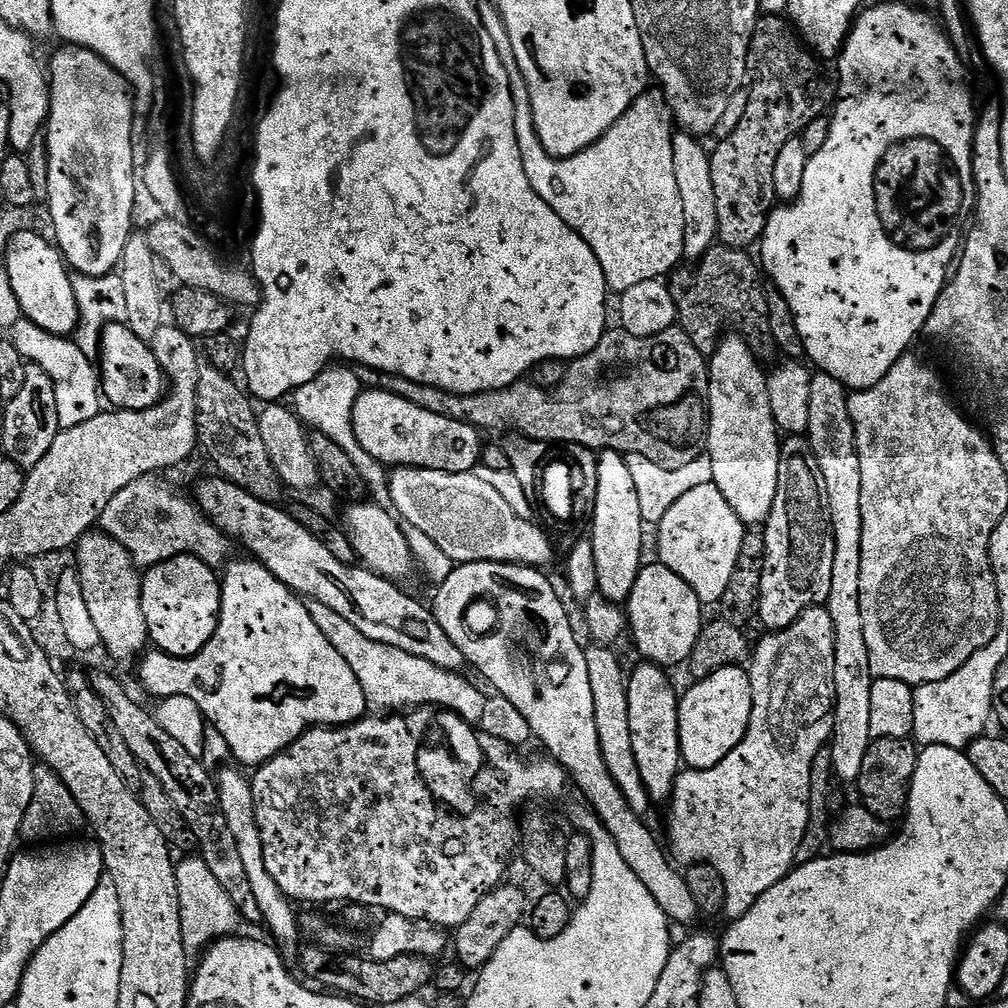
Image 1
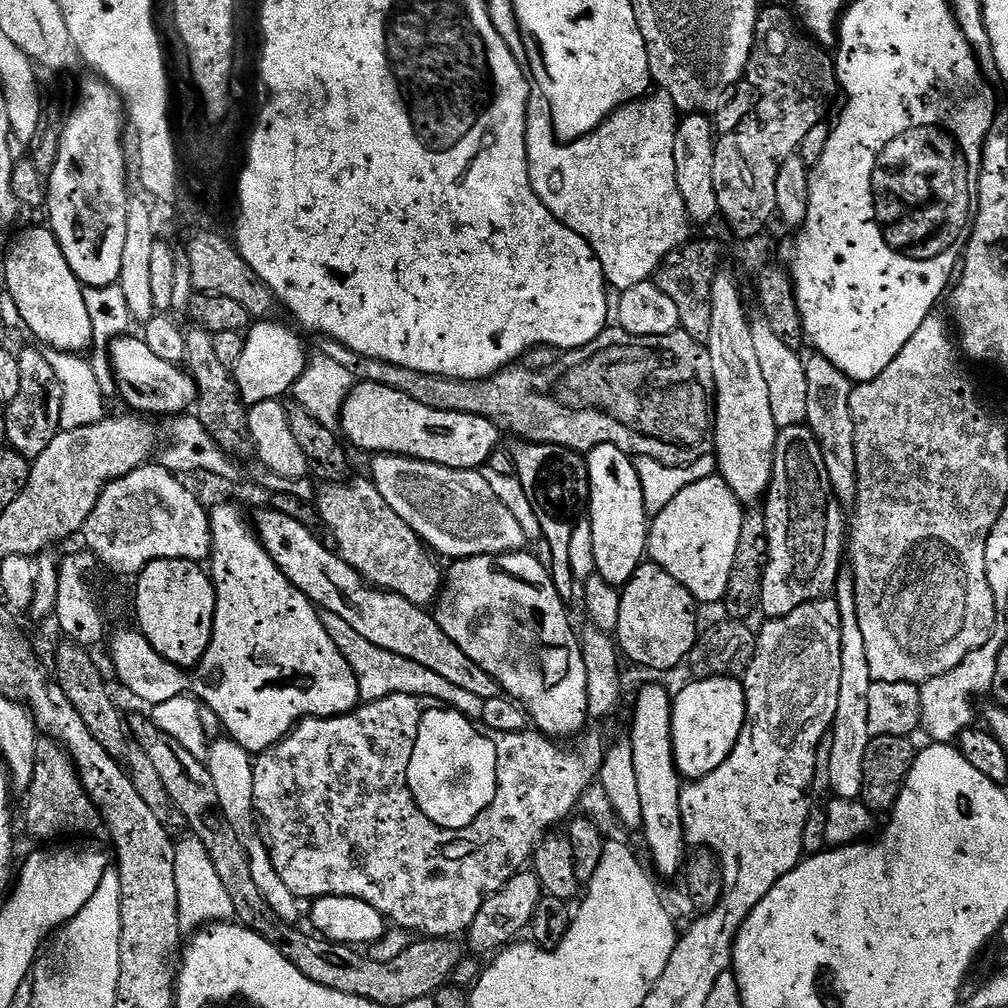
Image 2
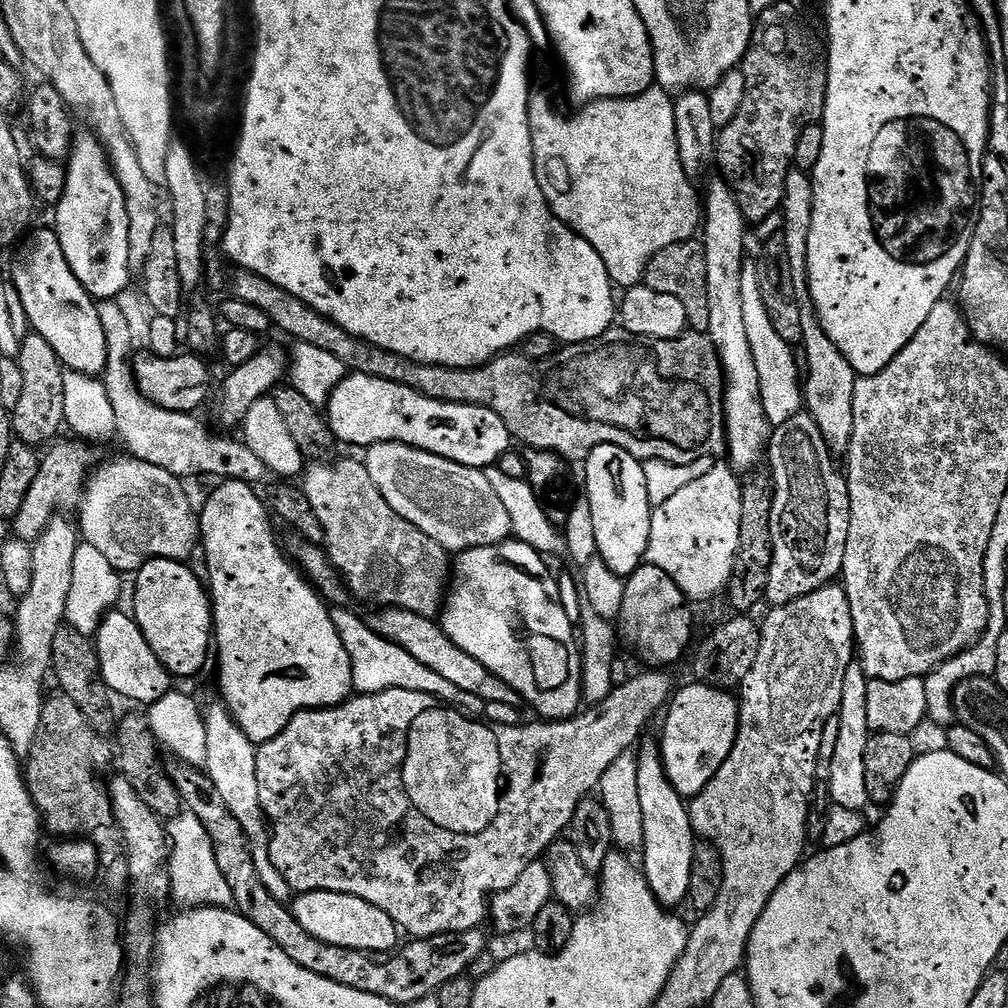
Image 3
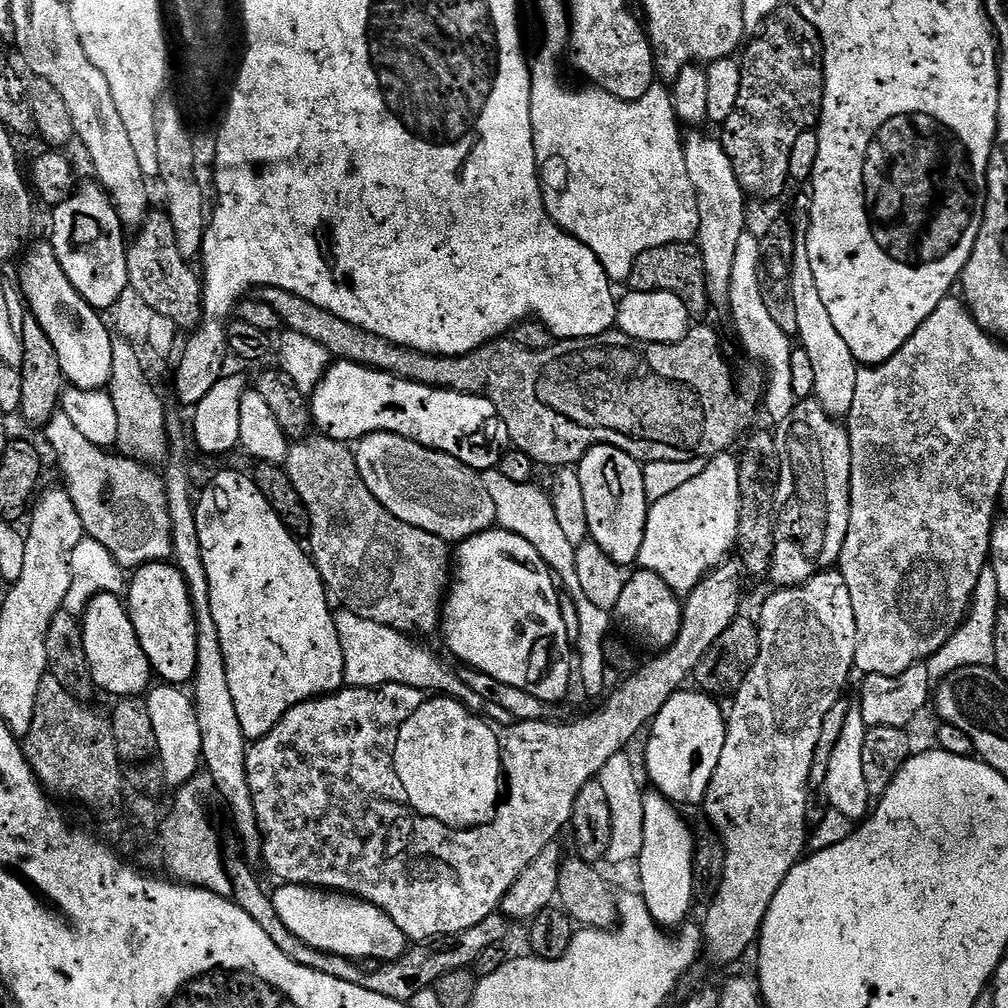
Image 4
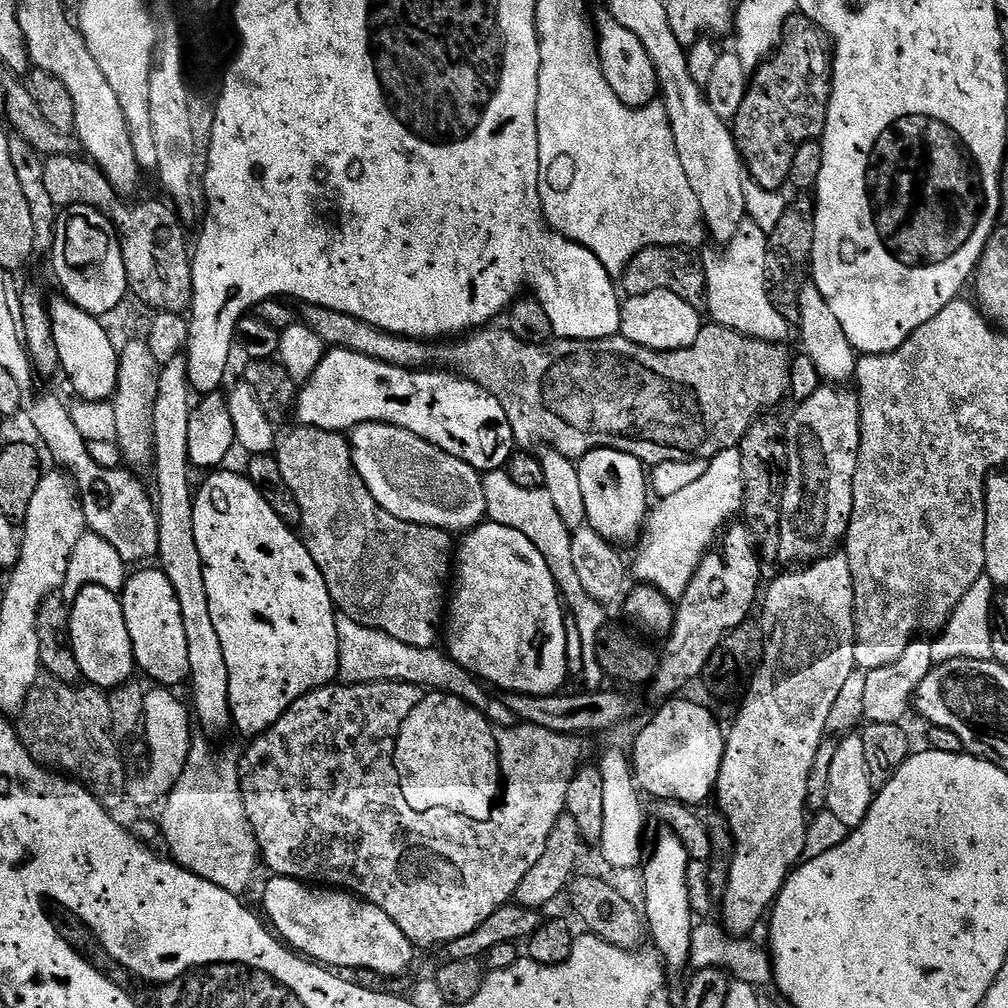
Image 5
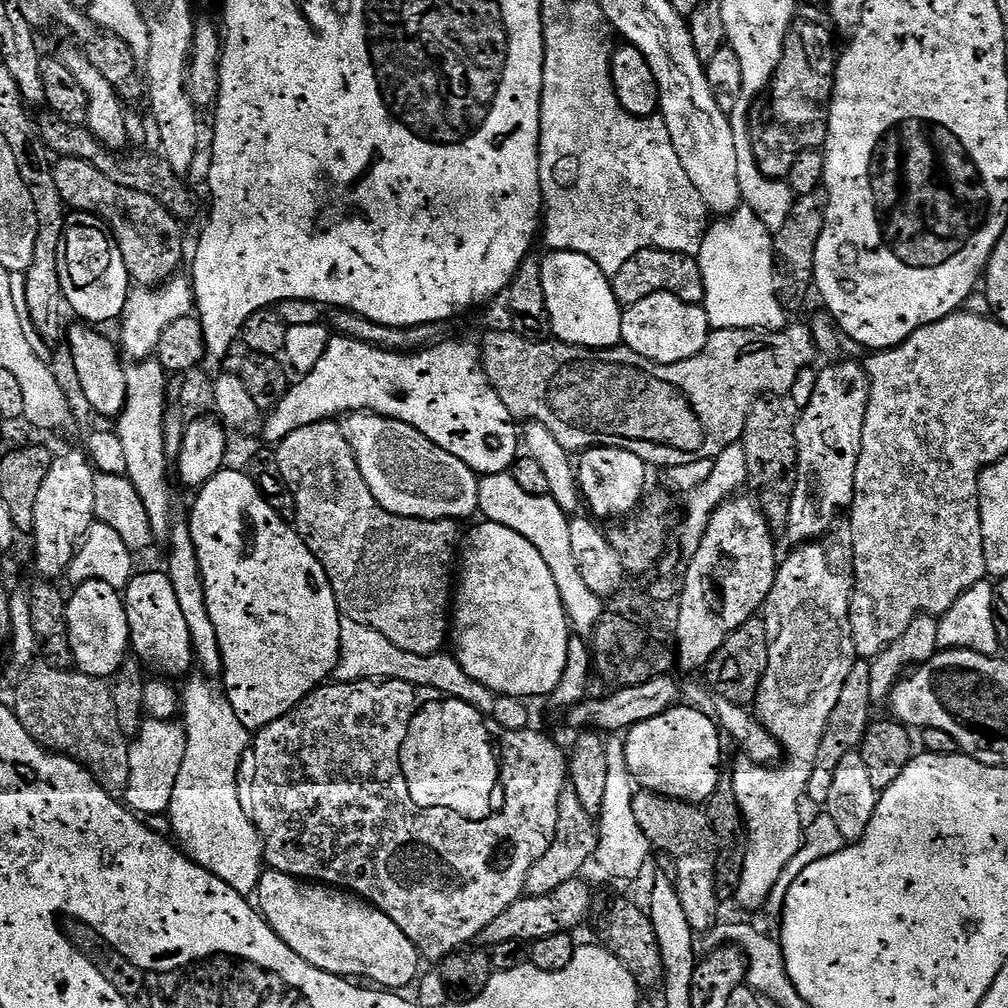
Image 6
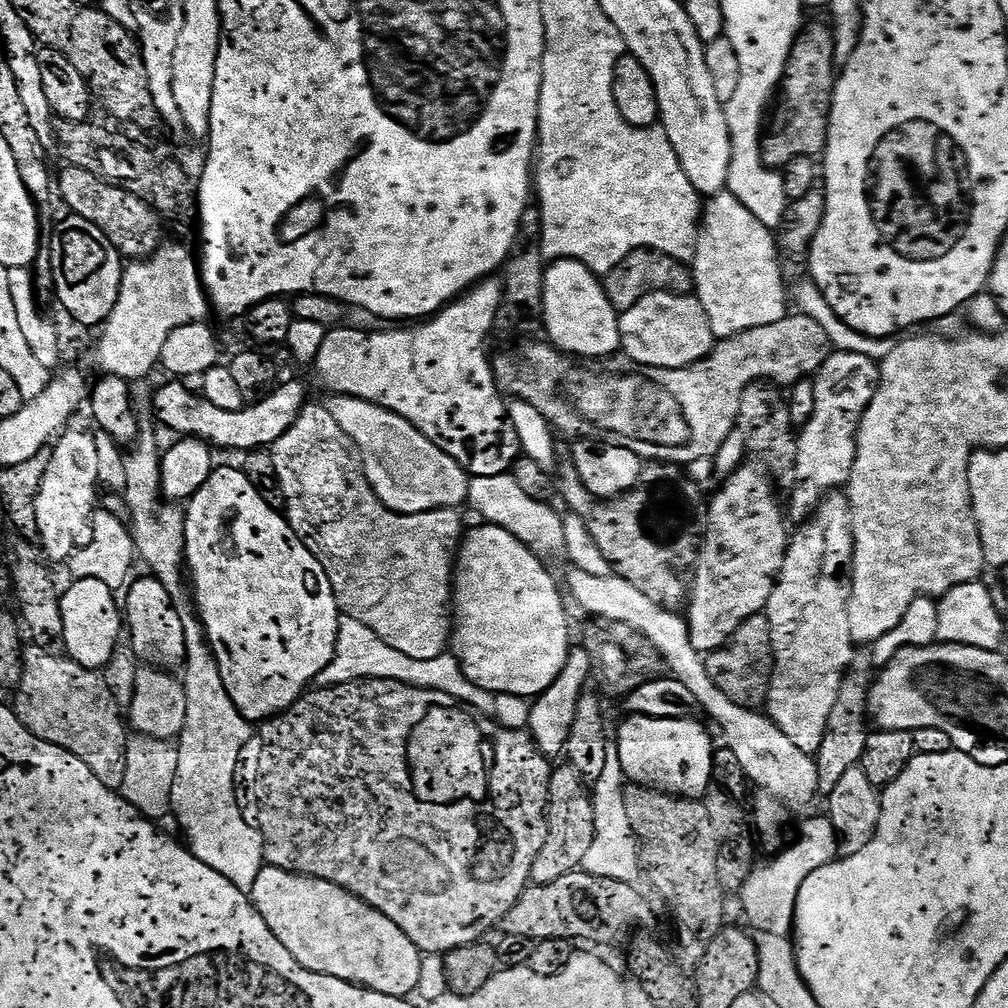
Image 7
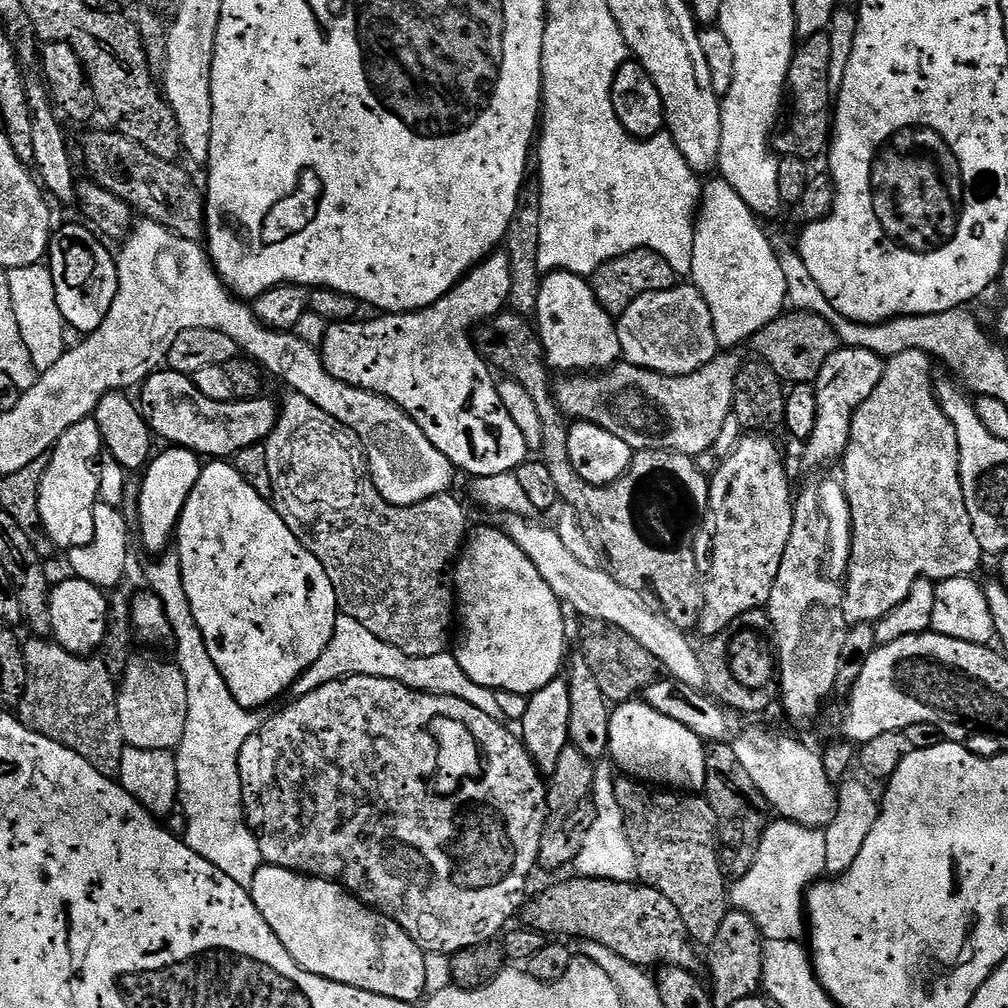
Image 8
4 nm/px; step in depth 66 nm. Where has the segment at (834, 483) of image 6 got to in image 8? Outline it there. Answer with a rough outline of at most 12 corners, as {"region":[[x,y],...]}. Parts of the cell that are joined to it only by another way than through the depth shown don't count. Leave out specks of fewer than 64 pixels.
{"region":[[841,346],[815,380],[808,460],[839,461],[885,357]]}

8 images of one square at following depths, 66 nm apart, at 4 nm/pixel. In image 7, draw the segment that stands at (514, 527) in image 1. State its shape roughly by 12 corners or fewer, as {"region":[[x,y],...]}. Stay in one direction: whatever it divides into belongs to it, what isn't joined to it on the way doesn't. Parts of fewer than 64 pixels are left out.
{"region":[[332,394],[390,510],[459,509],[470,479],[406,418]]}

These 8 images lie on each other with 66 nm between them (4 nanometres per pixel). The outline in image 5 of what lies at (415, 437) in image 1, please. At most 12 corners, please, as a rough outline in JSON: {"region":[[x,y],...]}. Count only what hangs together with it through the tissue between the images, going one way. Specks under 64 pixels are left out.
{"region":[[328,348],[294,416],[410,430],[483,474],[517,447],[482,386]]}

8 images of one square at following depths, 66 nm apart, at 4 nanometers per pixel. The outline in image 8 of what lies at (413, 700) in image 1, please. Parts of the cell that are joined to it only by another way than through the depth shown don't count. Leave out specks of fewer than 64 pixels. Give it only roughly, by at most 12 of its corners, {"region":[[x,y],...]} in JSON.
{"region":[[340,614],[322,658],[290,692],[346,676],[386,678],[431,696],[462,698],[501,719],[451,651],[430,658],[374,638]]}

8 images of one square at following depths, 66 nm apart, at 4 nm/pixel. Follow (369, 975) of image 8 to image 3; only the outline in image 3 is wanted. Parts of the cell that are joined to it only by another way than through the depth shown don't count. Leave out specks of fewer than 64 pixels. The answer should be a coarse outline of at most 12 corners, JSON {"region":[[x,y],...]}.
{"region":[[302,892],[290,909],[330,946],[388,954],[401,933],[354,894]]}

